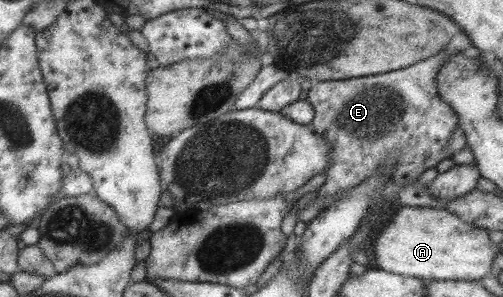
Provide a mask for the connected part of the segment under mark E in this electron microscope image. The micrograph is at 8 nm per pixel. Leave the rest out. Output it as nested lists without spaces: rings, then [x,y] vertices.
[[[436,52],[428,56],[428,59],[422,59],[400,71],[340,81],[318,81],[307,90],[305,100],[314,110],[308,126],[316,135],[323,137],[326,143],[332,145],[329,151],[331,158],[325,167],[326,179],[317,189],[318,195],[327,196],[338,190],[354,188],[363,179],[377,172],[377,167],[383,163],[385,155],[385,163],[389,163],[385,165],[385,169],[398,184],[406,182],[406,179],[416,179],[425,169],[435,167],[439,161],[449,157],[447,143],[458,128],[457,117],[452,108],[438,96],[435,84],[440,62],[444,62],[447,57],[443,52]]]

